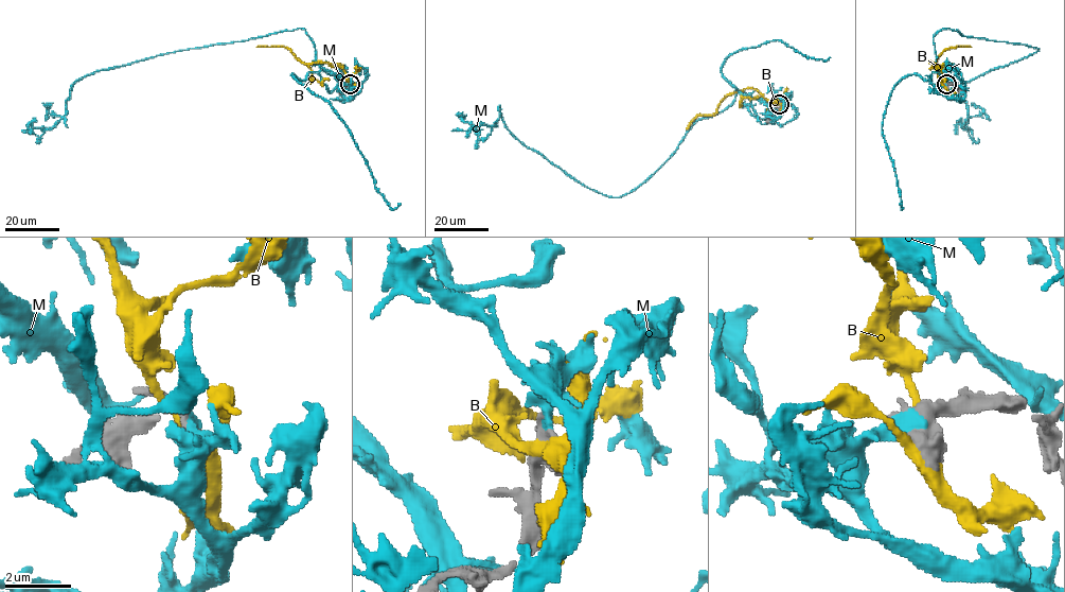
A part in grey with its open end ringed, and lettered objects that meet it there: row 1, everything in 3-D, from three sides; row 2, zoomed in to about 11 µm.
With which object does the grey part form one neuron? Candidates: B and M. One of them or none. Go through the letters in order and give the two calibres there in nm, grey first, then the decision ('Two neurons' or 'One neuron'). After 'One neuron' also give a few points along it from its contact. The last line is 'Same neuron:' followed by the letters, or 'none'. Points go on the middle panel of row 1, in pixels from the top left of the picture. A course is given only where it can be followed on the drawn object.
B: Thickness 400 nm (grey) against 380 nm. Two neurons
M: Thickness 500 nm (grey) against 360 nm. Two neurons
Same neuron: none

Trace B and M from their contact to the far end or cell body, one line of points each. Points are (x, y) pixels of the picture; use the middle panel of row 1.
B: (781, 104), (765, 100), (753, 88), (743, 88), (730, 92), (714, 114), (698, 115), (687, 129)
M: (781, 103), (774, 122), (739, 91), (613, 197), (526, 148), (499, 106), (494, 125), (463, 116)

